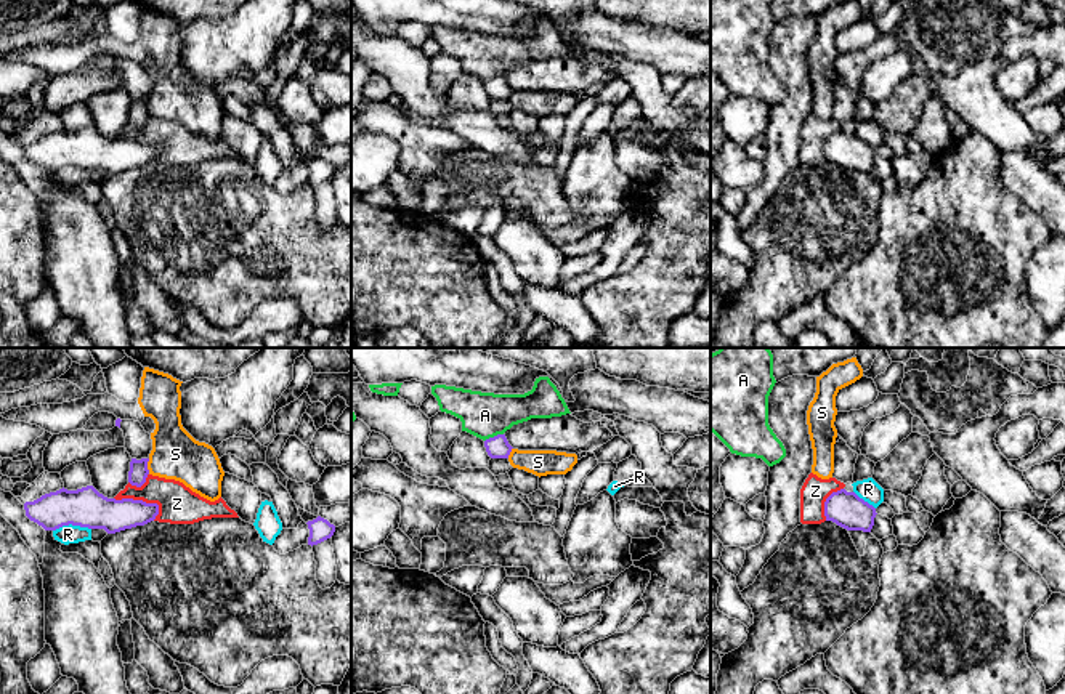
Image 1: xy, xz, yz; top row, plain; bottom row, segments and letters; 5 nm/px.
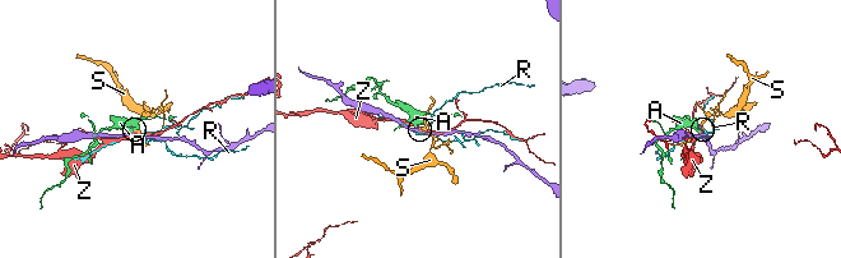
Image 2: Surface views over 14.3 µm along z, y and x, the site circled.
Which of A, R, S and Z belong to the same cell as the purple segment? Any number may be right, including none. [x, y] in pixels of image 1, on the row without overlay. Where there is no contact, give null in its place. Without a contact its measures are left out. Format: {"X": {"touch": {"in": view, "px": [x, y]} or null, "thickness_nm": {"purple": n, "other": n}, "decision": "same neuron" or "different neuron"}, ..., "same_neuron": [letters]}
{"A": {"touch": {"in": "xz", "px": [493, 79]}, "thickness_nm": {"purple": 110, "other": 220}, "decision": "different neuron"}, "R": {"touch": {"in": "xy", "px": [71, 164]}, "thickness_nm": {"purple": 200, "other": 100}, "decision": "different neuron"}, "S": {"touch": {"in": "xy", "px": [146, 108]}, "thickness_nm": {"purple": 100, "other": 240}, "decision": "different neuron"}, "Z": {"touch": {"in": "xy", "px": [140, 141]}, "thickness_nm": {"purple": 180, "other": 190}, "decision": "different neuron"}, "same_neuron": []}

